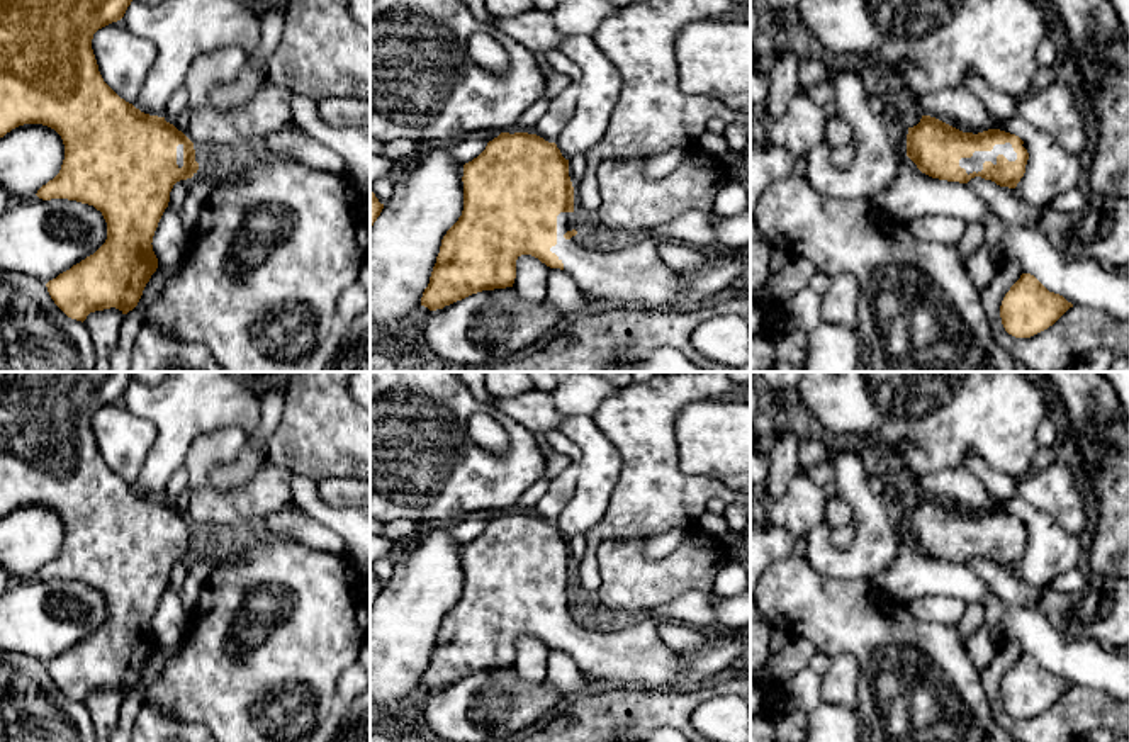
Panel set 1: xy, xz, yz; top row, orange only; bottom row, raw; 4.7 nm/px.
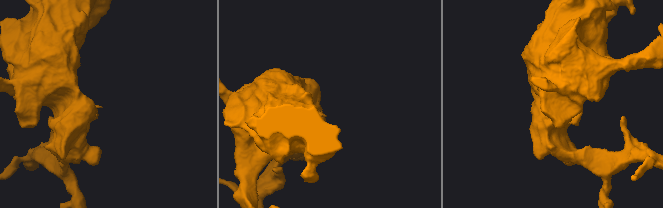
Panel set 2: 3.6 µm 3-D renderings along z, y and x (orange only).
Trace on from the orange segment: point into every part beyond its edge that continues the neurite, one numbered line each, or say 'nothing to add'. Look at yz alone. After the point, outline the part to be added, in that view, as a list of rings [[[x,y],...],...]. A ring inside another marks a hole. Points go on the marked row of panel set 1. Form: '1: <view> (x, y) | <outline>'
1: yz (975, 163) | [[[1010,143],[995,144],[991,151],[975,151],[971,158],[961,158],[959,166],[966,170],[966,173],[981,171],[985,161],[991,161],[997,165],[997,156],[1003,155],[1008,161],[1017,160],[1017,153],[1014,151]]]

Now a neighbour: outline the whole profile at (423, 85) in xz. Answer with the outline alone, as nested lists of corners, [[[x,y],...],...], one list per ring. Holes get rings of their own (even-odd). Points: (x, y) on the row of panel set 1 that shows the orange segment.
[[[370,0],[370,136],[433,141],[477,131],[506,132],[545,95],[540,58],[489,22],[477,20],[462,0]],[[486,32],[508,53],[508,70],[494,75],[469,56],[469,39]]]

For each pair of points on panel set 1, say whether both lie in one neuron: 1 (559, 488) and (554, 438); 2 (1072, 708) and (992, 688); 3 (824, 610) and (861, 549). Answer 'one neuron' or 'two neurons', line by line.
1: one neuron
2: one neuron
3: two neurons

